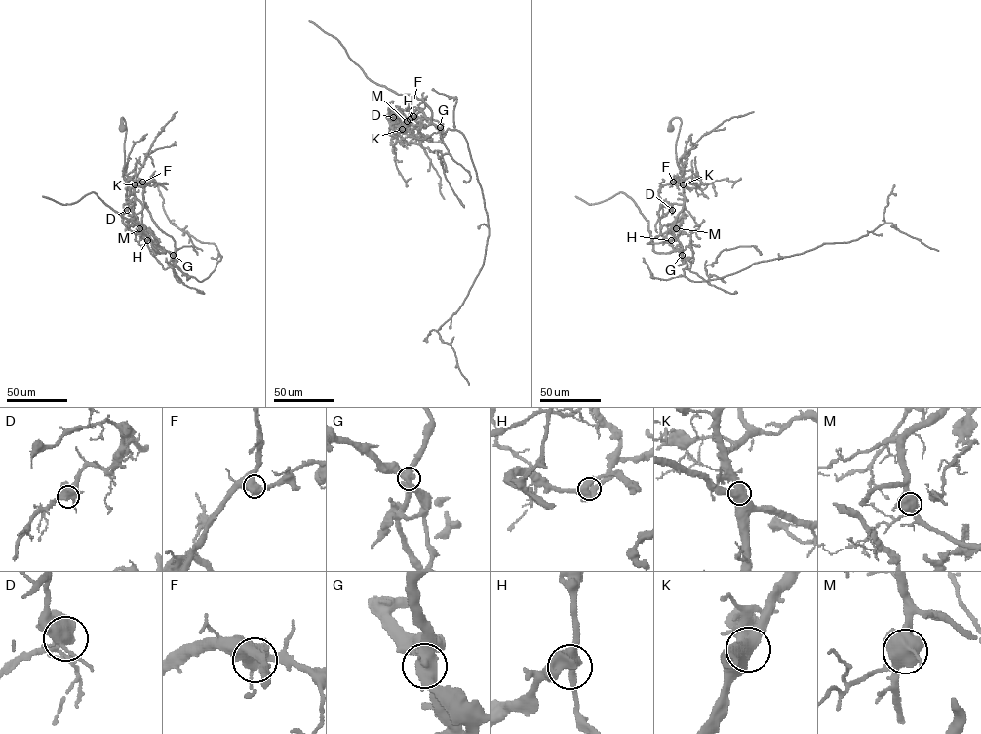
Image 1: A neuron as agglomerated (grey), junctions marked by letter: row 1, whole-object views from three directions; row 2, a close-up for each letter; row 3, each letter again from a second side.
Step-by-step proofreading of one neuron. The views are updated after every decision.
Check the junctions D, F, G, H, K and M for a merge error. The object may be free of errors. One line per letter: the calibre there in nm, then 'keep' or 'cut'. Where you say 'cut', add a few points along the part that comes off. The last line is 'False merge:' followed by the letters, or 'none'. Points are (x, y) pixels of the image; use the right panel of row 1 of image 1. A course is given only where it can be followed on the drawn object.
D: calibre 500 nm; keep
F: calibre 500 nm; keep
G: calibre 550 nm; cut; course (682, 255), (676, 251), (654, 251), (648, 222), (624, 193), (620, 192), (589, 205), (575, 196)
H: calibre 460 nm; keep
K: calibre 500 nm; keep
M: calibre 550 nm; keep
False merge: G

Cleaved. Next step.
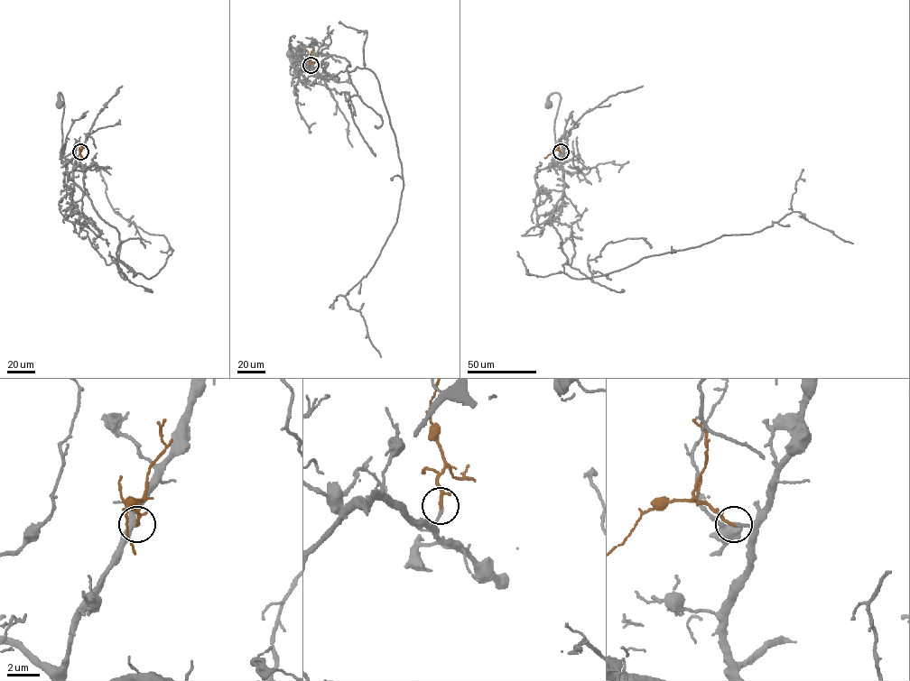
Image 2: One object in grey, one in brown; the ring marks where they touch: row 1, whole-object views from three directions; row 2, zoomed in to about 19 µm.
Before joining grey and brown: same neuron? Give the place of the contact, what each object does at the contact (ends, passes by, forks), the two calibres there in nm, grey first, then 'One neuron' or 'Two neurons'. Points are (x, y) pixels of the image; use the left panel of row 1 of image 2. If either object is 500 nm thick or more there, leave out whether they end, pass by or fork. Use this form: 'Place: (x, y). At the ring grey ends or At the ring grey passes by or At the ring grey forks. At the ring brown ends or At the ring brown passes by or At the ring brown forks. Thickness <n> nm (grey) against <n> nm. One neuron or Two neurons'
Place: (80, 151). At the ring grey ends. At the ring brown passes by. Thickness 180 nm (grey) against 130 nm. One neuron

